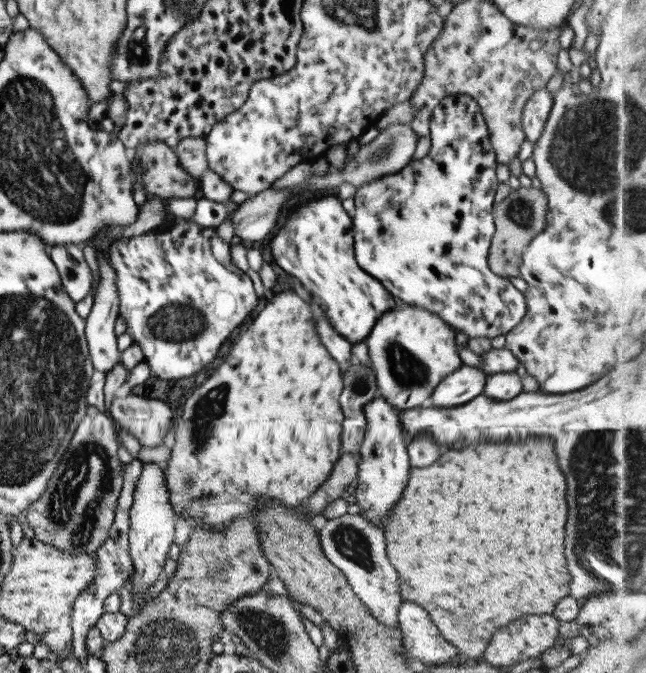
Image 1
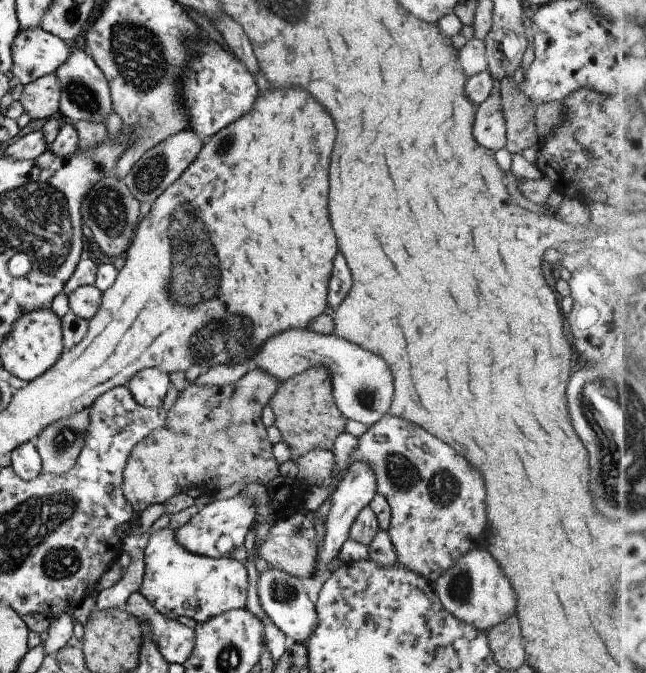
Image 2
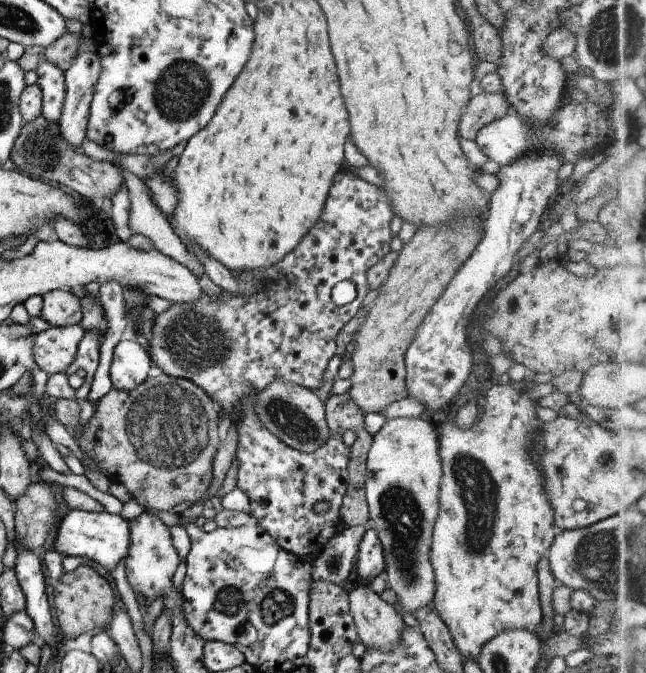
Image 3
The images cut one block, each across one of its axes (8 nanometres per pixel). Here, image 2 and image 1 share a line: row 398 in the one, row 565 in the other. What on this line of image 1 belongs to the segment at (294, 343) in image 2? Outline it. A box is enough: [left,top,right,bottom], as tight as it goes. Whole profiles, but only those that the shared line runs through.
[318,514,400,627]

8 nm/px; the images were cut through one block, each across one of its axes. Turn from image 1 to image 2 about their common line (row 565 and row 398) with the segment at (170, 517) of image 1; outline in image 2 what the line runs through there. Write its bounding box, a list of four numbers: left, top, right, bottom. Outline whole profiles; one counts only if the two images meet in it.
[124,367,169,408]

